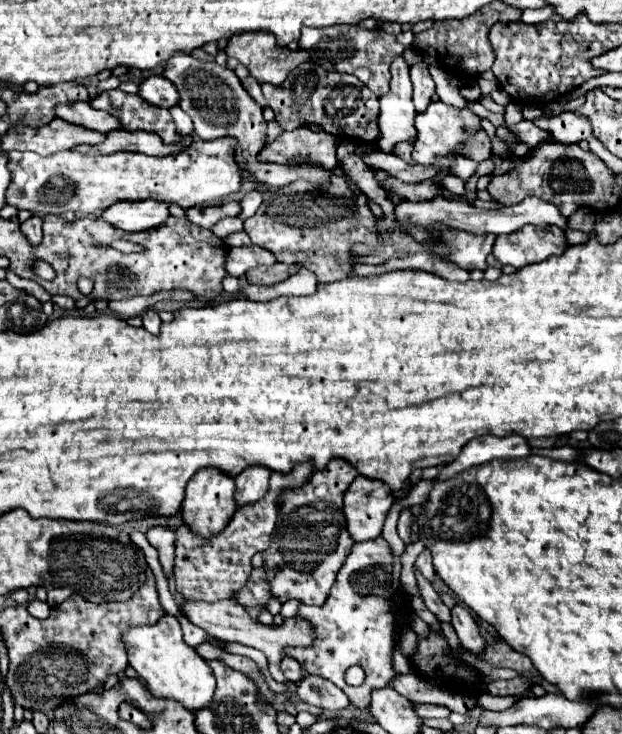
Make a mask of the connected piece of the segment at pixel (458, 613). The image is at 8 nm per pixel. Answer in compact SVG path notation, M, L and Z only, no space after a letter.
M462 605L452 607L452 625L464 649L472 649L474 653L480 653L484 649L484 639L480 637L472 615Z

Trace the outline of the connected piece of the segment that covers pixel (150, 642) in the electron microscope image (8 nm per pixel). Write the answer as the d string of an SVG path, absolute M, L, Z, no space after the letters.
M174 615L160 617L156 625L130 629L122 635L122 639L128 647L128 663L144 679L148 691L156 699L174 699L188 711L198 711L212 705L216 677L208 667L208 661L182 641L182 629Z

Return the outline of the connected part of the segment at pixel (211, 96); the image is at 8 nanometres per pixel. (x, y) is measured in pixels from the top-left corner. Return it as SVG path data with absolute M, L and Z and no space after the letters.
M176 53L164 67L164 77L168 77L178 93L180 107L190 115L194 123L194 135L200 139L218 139L218 137L236 137L236 161L244 169L244 173L254 175L256 181L266 183L270 187L284 187L294 181L312 181L314 185L324 185L334 177L334 171L320 169L320 165L276 165L258 161L258 153L266 144L267 122L262 117L262 107L244 91L240 79L228 67L216 65L214 61L198 61L192 55Z

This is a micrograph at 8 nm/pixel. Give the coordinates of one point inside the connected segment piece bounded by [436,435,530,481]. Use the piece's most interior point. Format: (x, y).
(484, 449)

